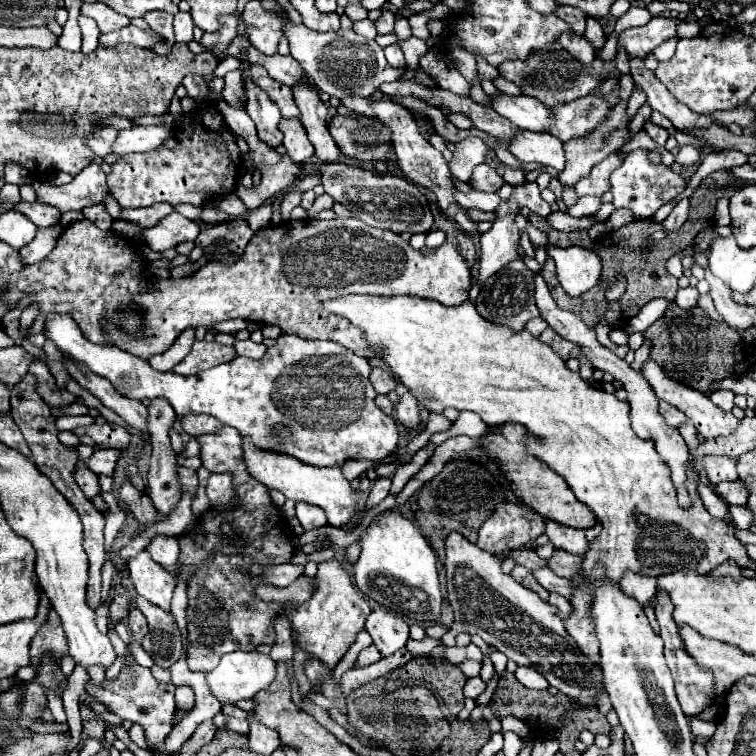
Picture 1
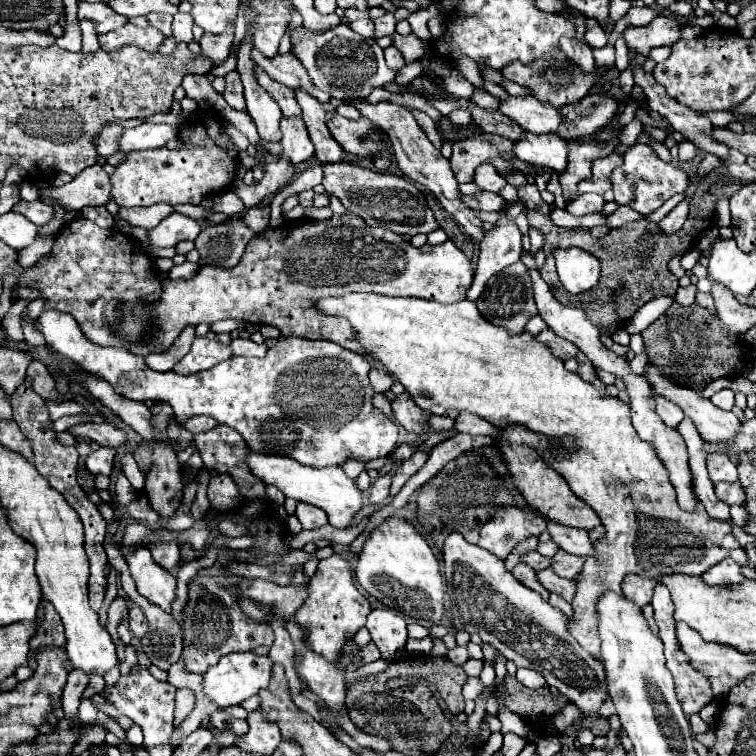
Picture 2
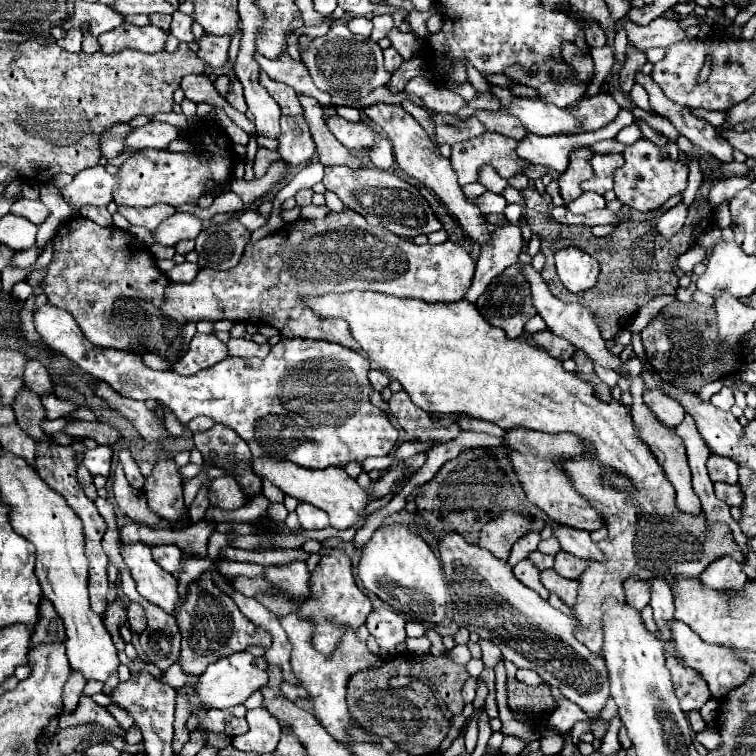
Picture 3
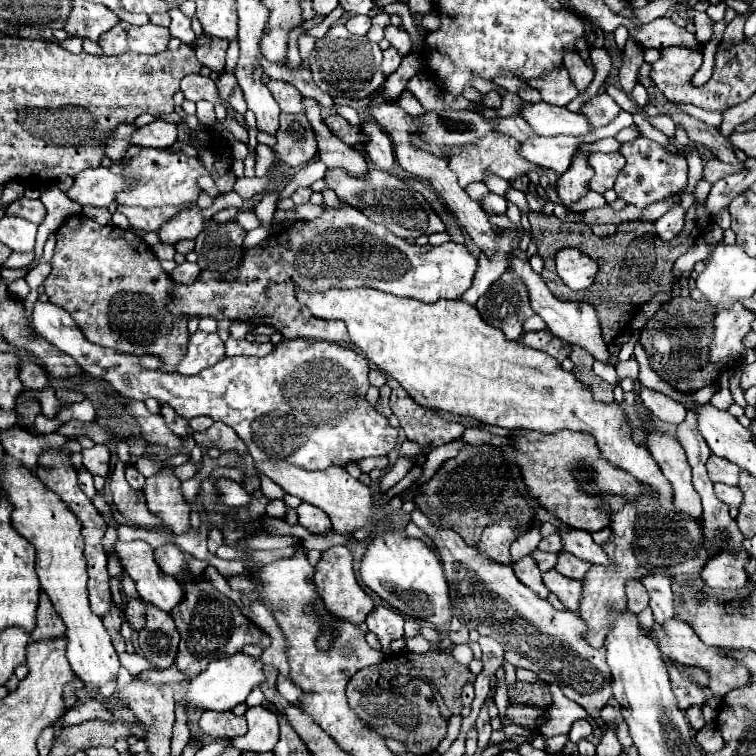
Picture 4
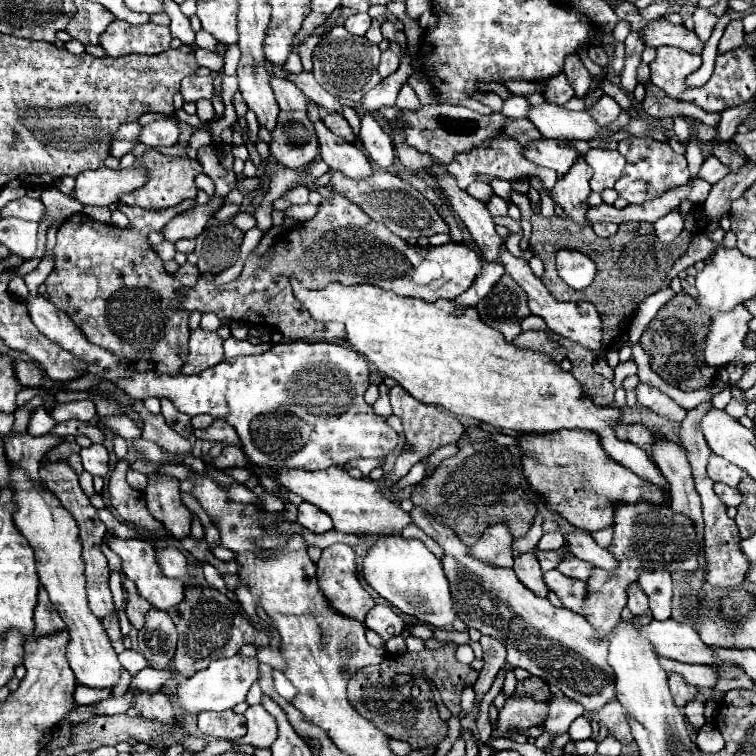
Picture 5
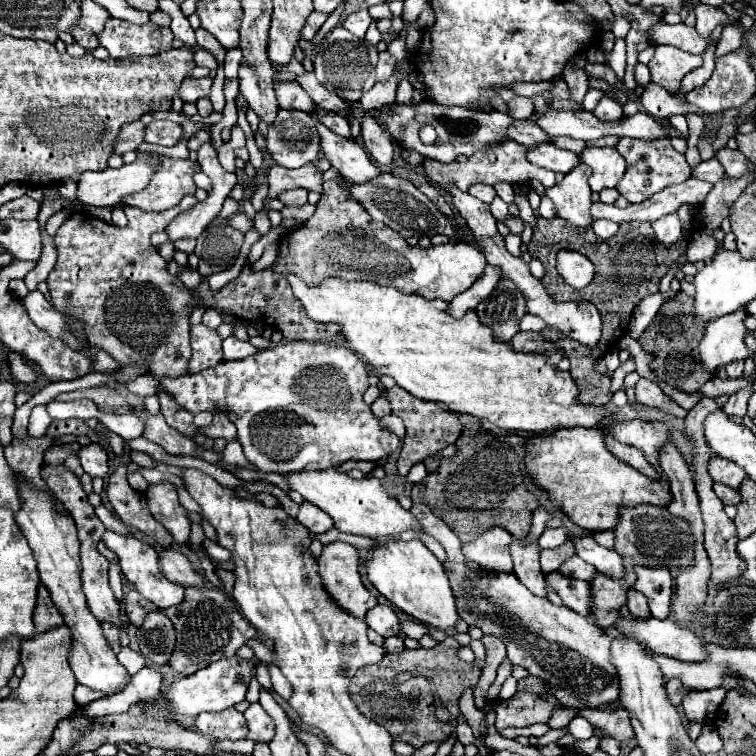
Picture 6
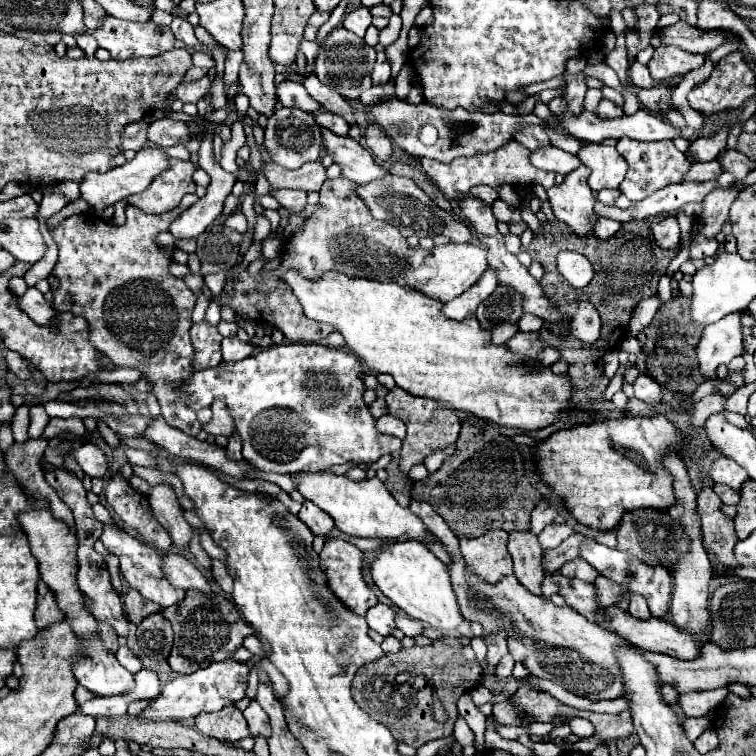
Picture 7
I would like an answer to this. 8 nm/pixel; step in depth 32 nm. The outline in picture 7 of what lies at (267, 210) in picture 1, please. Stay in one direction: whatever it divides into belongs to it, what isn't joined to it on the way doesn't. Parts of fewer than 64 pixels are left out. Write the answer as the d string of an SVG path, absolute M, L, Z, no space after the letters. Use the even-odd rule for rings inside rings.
M234 212L232 216L228 216L224 226L230 226L230 228L234 228L234 230L242 232L242 234L248 230L248 222L246 222L246 218L244 218L244 214L242 214L242 212Z

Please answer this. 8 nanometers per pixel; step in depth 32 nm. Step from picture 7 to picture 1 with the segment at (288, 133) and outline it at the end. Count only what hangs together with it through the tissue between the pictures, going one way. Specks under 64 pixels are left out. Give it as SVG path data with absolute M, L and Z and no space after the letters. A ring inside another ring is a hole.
M288 118L288 120L280 120L280 130L284 134L284 146L288 150L288 156L302 164L308 158L314 156L314 146L310 144L306 130L302 126L302 122L298 118Z

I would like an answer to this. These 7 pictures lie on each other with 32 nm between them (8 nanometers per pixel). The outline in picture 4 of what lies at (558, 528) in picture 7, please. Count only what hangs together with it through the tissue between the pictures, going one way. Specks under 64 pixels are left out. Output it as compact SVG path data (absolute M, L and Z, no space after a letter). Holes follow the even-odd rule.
M552 534L552 536L548 536L548 538L542 538L540 540L540 544L538 544L538 550L542 550L542 552L560 552L562 548L562 542L560 542L560 536L558 534Z

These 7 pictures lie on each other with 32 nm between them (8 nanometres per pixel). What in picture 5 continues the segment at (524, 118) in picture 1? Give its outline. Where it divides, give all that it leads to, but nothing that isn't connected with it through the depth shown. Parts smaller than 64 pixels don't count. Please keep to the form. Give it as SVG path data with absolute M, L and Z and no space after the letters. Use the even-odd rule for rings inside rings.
M542 102L540 106L530 106L526 116L538 132L542 132L544 138L558 138L568 136L576 140L588 140L596 136L596 130L600 128L588 112L570 112L562 106Z

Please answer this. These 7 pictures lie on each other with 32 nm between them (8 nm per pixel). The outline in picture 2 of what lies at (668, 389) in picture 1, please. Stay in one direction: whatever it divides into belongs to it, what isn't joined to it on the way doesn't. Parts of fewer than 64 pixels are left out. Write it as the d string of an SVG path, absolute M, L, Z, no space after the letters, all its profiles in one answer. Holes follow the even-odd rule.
M648 364L648 366L646 366L644 376L648 378L648 382L652 384L652 388L654 388L654 392L656 392L658 396L664 396L666 400L672 400L676 406L682 408L682 412L686 412L686 416L694 422L694 426L698 428L700 436L702 436L706 442L714 442L714 444L718 444L718 446L724 448L724 446L728 446L728 444L734 440L734 436L736 436L736 432L738 432L738 428L740 428L740 420L738 420L732 412L724 412L724 410L716 408L716 406L714 406L708 398L704 398L698 390L690 390L690 388L672 384L670 380L666 380L666 378L660 374L660 370L658 370L654 364Z

